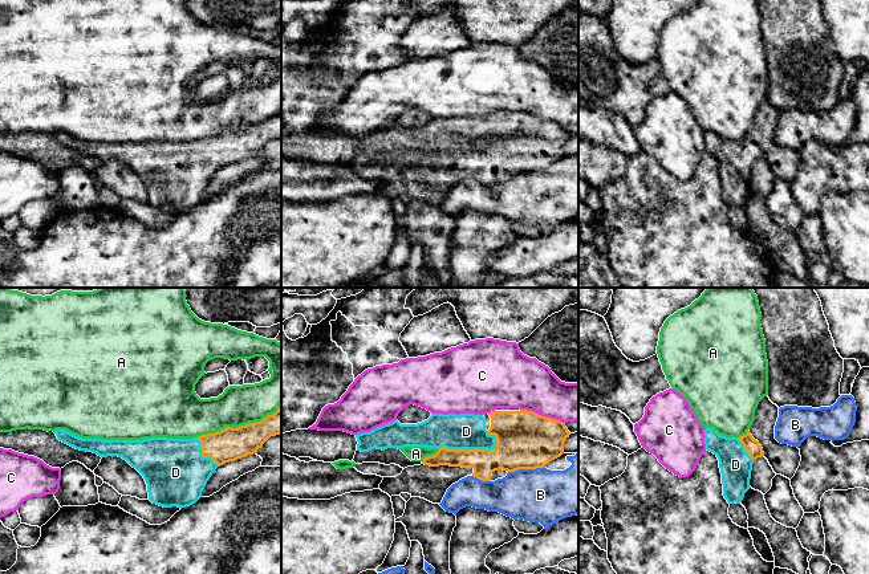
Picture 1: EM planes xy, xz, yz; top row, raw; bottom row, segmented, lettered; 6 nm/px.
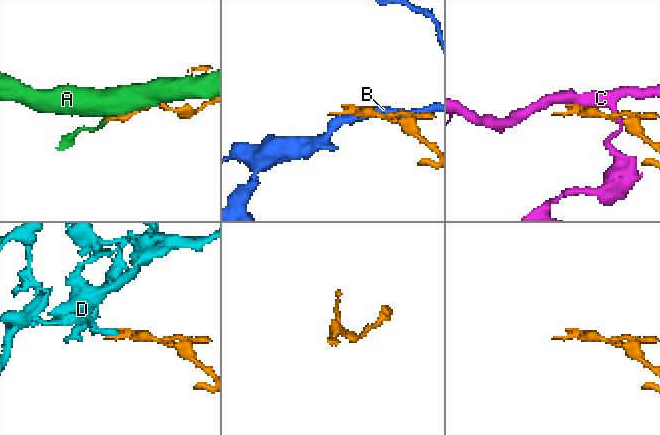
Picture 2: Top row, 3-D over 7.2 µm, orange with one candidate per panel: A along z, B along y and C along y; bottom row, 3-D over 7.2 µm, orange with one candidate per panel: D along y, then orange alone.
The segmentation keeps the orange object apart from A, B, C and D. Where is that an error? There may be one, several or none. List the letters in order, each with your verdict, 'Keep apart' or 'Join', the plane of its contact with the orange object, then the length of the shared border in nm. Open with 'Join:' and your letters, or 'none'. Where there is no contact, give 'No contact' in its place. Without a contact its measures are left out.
Join: D
A: Keep apart. Touches orange in xy. Shared border 550 nm
B: Keep apart. Touches orange in xz. Shared border 220 nm
C: Keep apart. Touches orange in xz. Shared border 280 nm
D: Join. Touches orange in xz. Shared border 360 nm

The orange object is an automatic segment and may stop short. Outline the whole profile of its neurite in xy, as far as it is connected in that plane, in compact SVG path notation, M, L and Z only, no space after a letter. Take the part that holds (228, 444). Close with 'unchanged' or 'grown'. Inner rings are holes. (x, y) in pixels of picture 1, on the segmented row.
M281 406L261 422L194 439L102 440L82 439L65 430L54 433L76 449L122 457L143 476L153 504L182 509L202 497L218 467L256 453L271 436L281 433Z | grown

